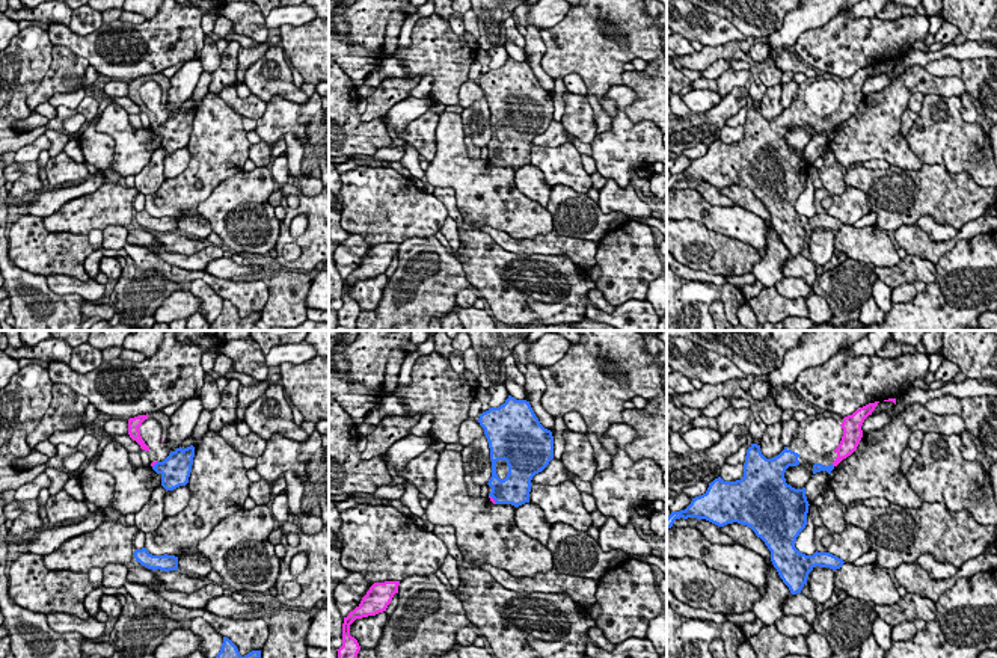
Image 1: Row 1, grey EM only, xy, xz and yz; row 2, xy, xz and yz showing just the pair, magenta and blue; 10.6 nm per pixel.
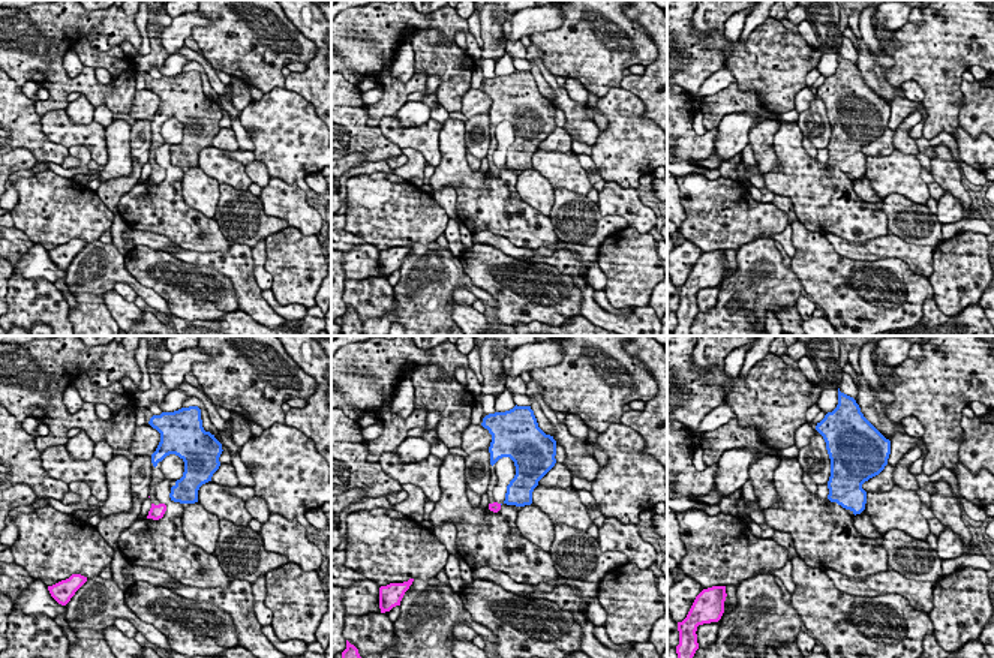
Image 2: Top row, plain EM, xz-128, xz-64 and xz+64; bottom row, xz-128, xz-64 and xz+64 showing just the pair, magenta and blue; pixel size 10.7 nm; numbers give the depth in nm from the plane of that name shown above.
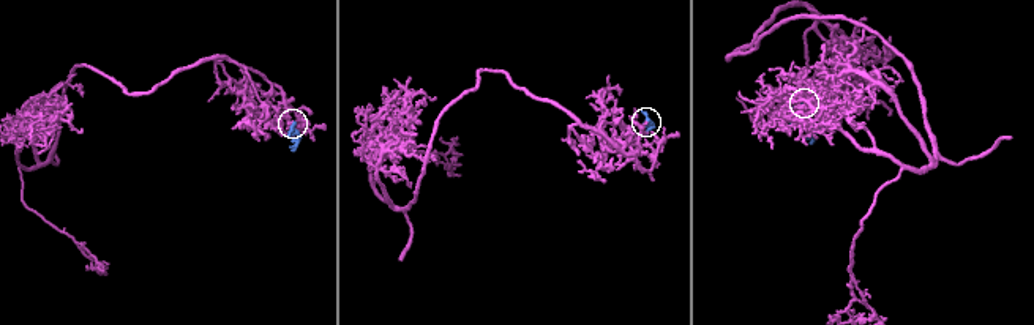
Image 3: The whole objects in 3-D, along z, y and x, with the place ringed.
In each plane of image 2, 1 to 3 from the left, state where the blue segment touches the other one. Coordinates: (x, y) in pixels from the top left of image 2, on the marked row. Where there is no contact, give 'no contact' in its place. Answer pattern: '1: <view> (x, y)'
1: no contact
2: no contact
3: no contact

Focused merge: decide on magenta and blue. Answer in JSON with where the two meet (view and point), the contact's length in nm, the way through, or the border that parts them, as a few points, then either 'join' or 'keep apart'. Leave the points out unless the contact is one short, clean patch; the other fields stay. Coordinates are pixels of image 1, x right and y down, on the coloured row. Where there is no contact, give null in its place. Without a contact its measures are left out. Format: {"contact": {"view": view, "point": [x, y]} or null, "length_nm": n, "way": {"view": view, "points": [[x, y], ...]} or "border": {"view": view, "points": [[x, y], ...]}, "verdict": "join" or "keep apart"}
{"contact": {"view": "xz", "point": [493, 500]}, "length_nm": 130, "way": {"view": "xz", "points": [[492, 500], [493, 500], [500, 494], [513, 489]]}, "verdict": "join"}

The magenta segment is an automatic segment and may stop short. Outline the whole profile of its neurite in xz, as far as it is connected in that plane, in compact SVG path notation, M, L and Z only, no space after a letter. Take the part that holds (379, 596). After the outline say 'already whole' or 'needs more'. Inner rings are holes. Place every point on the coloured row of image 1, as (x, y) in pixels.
M400 581L374 583L360 604L344 617L342 623L342 646L338 650L338 658L357 658L360 646L354 637L350 635L350 625L356 619L376 616L386 611L395 593L398 593Z; already whole

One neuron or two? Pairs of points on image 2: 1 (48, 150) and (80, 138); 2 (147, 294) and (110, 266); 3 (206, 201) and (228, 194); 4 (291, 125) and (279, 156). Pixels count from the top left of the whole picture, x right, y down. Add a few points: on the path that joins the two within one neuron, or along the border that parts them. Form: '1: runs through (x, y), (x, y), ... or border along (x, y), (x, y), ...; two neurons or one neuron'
1: border along (39, 119), (42, 132), (51, 141), (68, 149); two neurons
2: runs through (138, 288), (119, 275); one neuron
3: border along (221, 185), (218, 207), (213, 216); two neurons
4: runs through (285, 132), (285, 149); one neuron

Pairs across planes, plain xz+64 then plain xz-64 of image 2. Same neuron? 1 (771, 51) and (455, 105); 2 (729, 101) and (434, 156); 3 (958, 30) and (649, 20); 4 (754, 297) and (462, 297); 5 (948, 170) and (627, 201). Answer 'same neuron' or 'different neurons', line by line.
1: same neuron
2: different neurons
3: different neurons
4: different neurons
5: different neurons

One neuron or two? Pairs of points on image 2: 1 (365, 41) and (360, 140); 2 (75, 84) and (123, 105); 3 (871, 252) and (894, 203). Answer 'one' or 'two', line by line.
1: two
2: two
3: two

